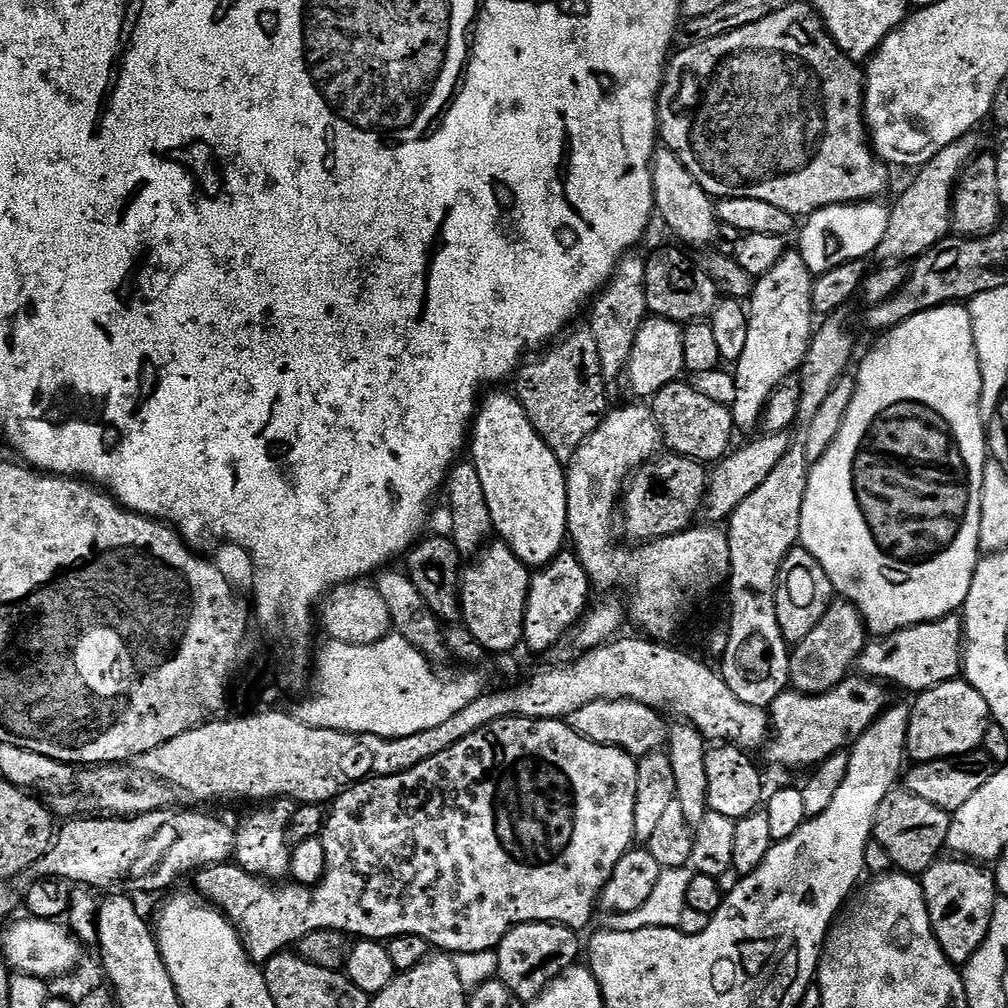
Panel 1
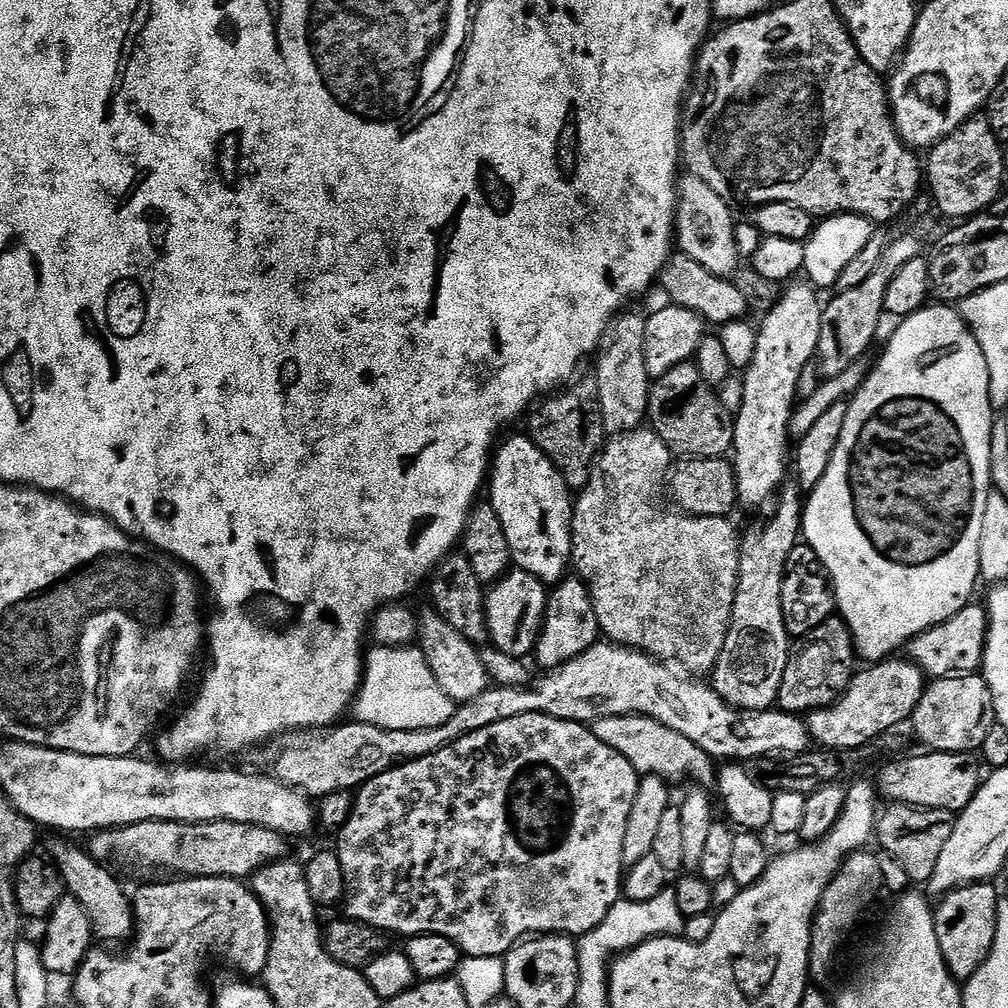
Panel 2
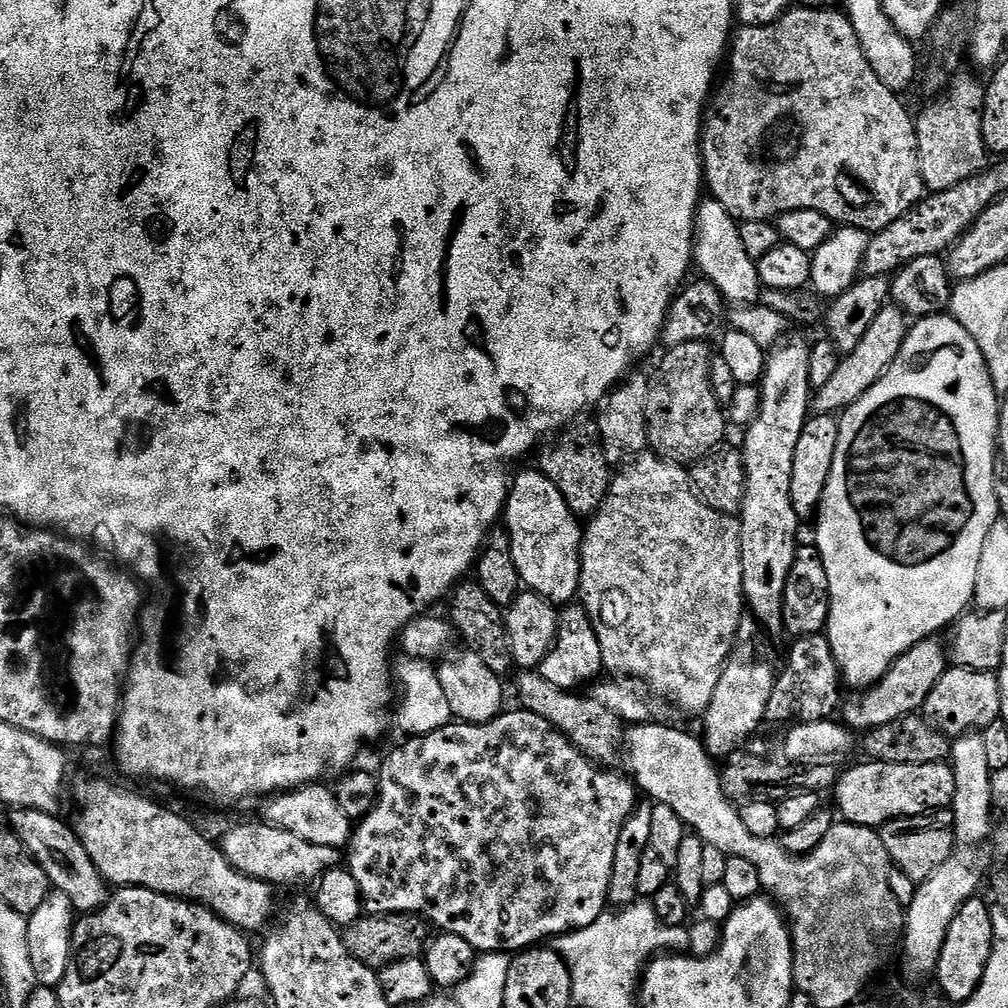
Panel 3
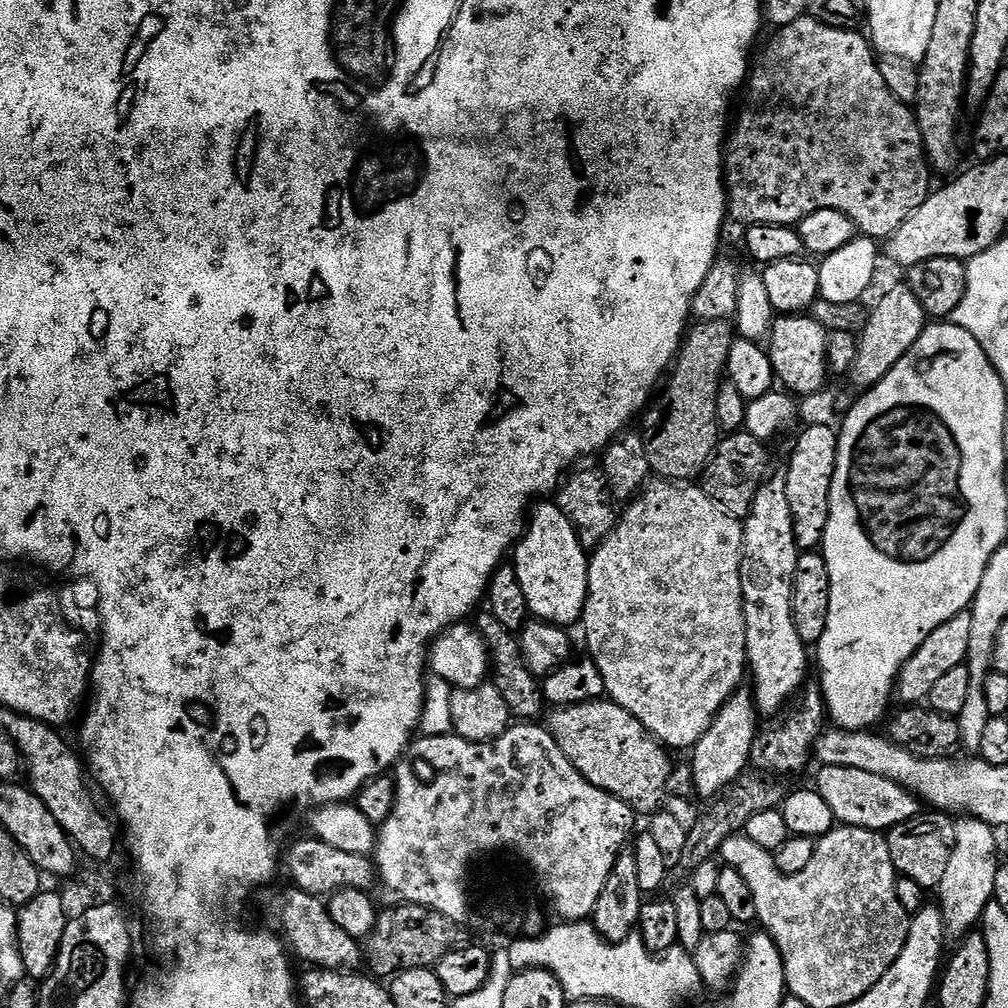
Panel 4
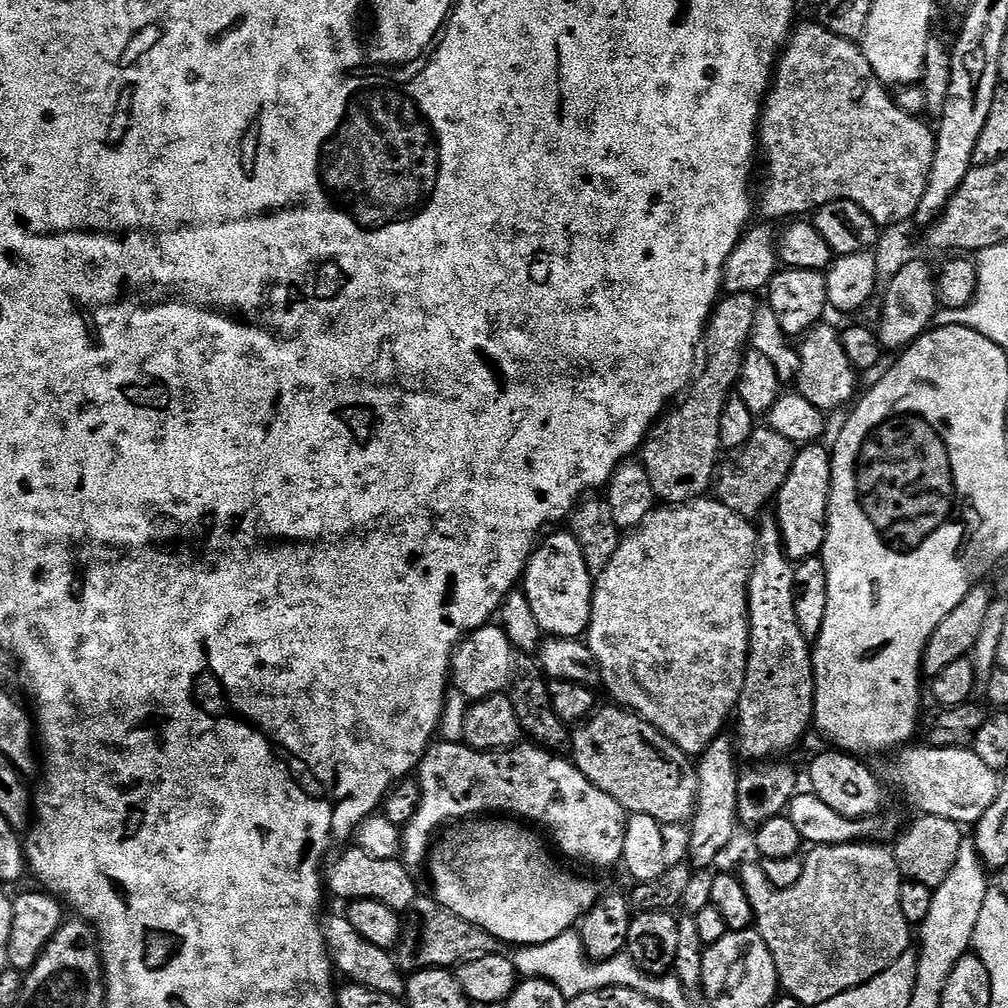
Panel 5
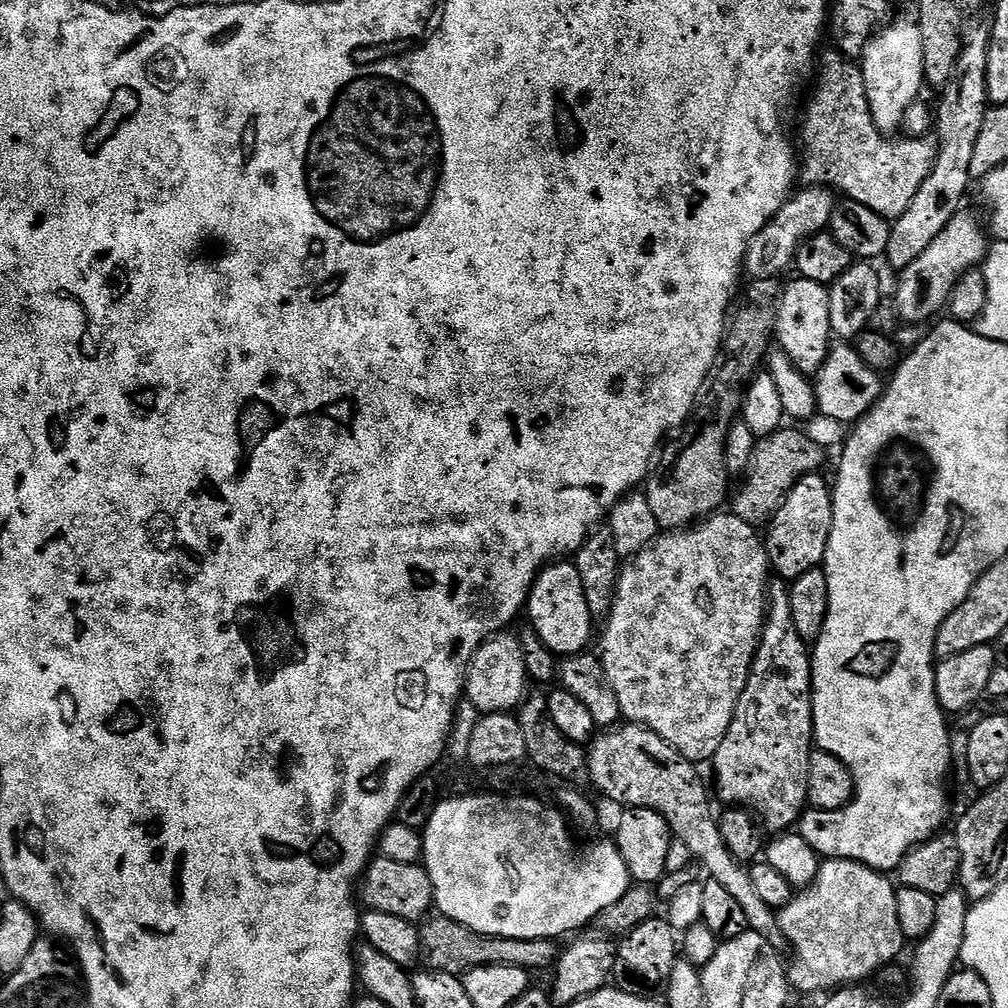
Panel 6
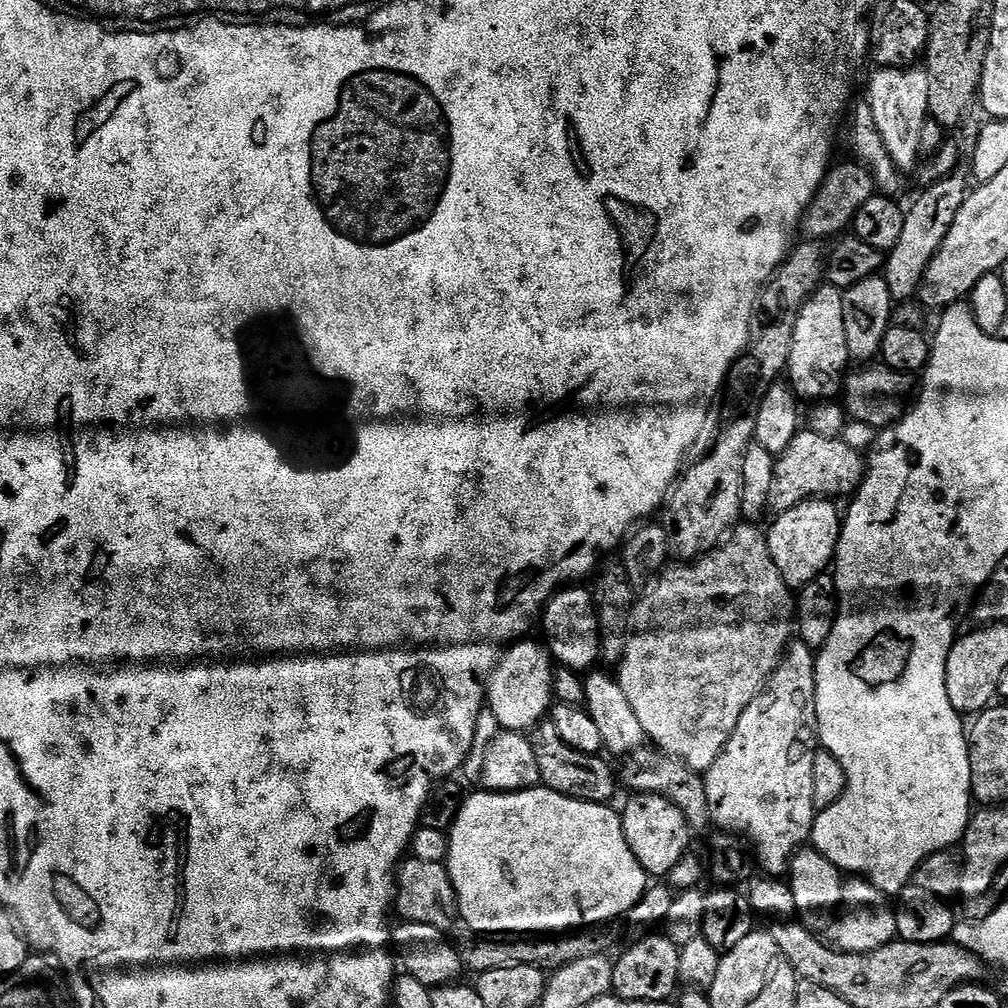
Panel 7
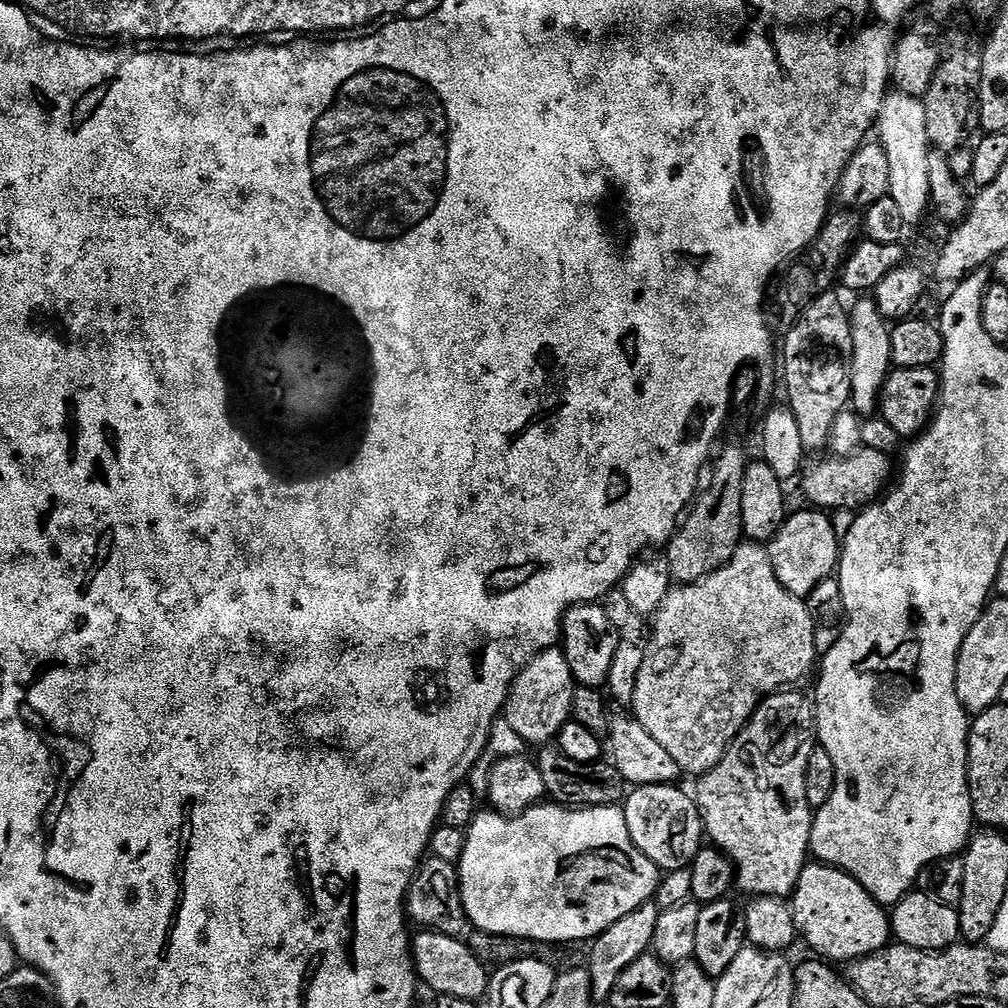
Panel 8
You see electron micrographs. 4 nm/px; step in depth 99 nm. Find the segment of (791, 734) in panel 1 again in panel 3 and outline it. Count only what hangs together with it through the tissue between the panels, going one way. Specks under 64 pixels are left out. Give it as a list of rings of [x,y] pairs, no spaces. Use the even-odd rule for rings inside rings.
[[[929,638],[918,642],[906,654],[896,659],[888,672],[878,683],[863,693],[860,701],[852,700],[843,705],[843,723],[857,733],[865,734],[872,728],[885,726],[888,722],[895,722],[900,718],[919,713],[923,709],[926,698],[930,698],[930,690],[938,686],[938,678],[950,667],[950,652],[940,638]]]

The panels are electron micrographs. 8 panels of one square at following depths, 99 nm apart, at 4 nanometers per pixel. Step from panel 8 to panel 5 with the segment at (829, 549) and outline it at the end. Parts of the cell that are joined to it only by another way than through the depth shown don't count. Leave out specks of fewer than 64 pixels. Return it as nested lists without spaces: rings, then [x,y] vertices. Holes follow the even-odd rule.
[[[813,442],[797,451],[790,474],[782,486],[780,495],[774,501],[774,509],[776,508],[774,519],[780,525],[784,553],[793,562],[809,560],[812,556],[820,556],[824,551],[824,543],[828,533],[828,503],[832,489],[832,454],[827,447],[823,448],[822,445],[823,443]]]

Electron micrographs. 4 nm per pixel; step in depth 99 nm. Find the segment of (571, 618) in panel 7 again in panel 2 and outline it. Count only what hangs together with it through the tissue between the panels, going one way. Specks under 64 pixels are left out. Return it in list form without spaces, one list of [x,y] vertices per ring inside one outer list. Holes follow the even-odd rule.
[[[527,435],[512,436],[504,445],[502,444],[495,449],[490,460],[490,483],[486,492],[492,495],[490,497],[492,509],[502,522],[502,530],[510,546],[513,565],[521,572],[534,574],[534,578],[538,578],[546,586],[555,586],[565,579],[567,572],[564,571],[569,571],[572,559],[574,500],[570,495],[568,483],[564,481],[554,462],[550,462],[550,458],[546,458],[543,450]]]

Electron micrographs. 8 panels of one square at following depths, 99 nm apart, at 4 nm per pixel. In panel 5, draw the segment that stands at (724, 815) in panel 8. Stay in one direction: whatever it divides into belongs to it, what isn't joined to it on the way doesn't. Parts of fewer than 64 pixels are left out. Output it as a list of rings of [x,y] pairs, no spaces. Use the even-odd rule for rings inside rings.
[[[768,518],[758,528],[758,551],[752,563],[752,574],[748,579],[748,665],[742,686],[739,705],[734,713],[737,724],[738,752],[749,756],[752,762],[768,762],[780,758],[783,752],[796,748],[800,739],[814,724],[816,711],[816,670],[812,667],[813,649],[810,641],[798,630],[798,618],[794,618],[794,574],[793,561],[784,553],[780,537],[780,525]]]

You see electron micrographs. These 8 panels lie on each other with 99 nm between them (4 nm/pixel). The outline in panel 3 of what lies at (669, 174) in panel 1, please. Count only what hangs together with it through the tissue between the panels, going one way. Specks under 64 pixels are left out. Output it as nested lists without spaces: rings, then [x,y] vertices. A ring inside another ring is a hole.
[[[711,198],[701,199],[700,206],[696,210],[696,231],[694,233],[694,264],[698,269],[699,275],[708,280],[717,288],[725,301],[735,302],[740,306],[751,306],[759,301],[762,285],[760,275],[756,269],[756,261],[746,254],[746,249],[742,246],[742,234],[740,224],[719,202]]]

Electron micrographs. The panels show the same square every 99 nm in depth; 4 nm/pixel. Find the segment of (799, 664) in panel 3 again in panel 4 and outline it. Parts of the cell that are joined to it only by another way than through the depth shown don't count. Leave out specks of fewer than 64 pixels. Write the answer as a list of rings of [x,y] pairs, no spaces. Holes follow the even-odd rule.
[[[812,682],[800,689],[786,705],[786,711],[773,719],[769,728],[761,727],[754,738],[751,767],[776,778],[788,778],[791,772],[800,772],[813,755],[816,739],[826,731],[826,709],[824,693],[819,683]],[[812,684],[812,685],[811,685]],[[825,720],[825,724],[824,724]]]

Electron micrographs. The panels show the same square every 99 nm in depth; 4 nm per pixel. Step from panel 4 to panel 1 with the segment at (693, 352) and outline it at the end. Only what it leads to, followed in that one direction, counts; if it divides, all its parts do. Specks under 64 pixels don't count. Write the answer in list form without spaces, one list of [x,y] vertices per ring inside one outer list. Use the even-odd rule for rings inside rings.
[[[677,382],[662,386],[656,396],[651,397],[650,407],[660,424],[660,434],[665,445],[668,444],[677,456],[689,456],[701,462],[719,462],[728,455],[732,444],[732,409],[729,405],[713,402],[706,398],[691,383]]]

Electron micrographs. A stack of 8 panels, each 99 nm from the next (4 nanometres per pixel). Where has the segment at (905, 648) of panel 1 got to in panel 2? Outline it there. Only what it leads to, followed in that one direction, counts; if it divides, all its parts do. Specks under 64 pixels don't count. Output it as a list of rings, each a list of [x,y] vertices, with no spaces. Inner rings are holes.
[[[970,602],[958,614],[933,628],[927,628],[906,645],[907,659],[924,671],[925,677],[966,676],[981,671],[988,641],[988,610],[983,603]]]

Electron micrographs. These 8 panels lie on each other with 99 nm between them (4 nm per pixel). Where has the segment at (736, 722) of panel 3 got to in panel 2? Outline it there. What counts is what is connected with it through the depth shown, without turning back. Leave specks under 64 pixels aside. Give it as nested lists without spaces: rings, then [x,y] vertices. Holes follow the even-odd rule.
[[[788,482],[779,489],[775,497],[774,505],[776,509],[772,512],[772,517],[765,524],[756,524],[747,533],[743,533],[740,542],[740,573],[738,574],[738,586],[736,587],[736,597],[734,598],[734,610],[732,611],[732,621],[726,634],[726,646],[722,646],[722,654],[718,654],[718,662],[710,673],[710,683],[715,688],[717,694],[727,702],[731,708],[735,708],[745,714],[750,712],[766,712],[776,704],[778,690],[782,686],[782,674],[786,674],[786,662],[788,661],[788,650],[790,647],[790,637],[786,630],[786,622],[782,614],[782,582],[784,581],[784,567],[788,561],[788,555],[796,548],[802,536],[802,495],[801,489],[795,483]]]

